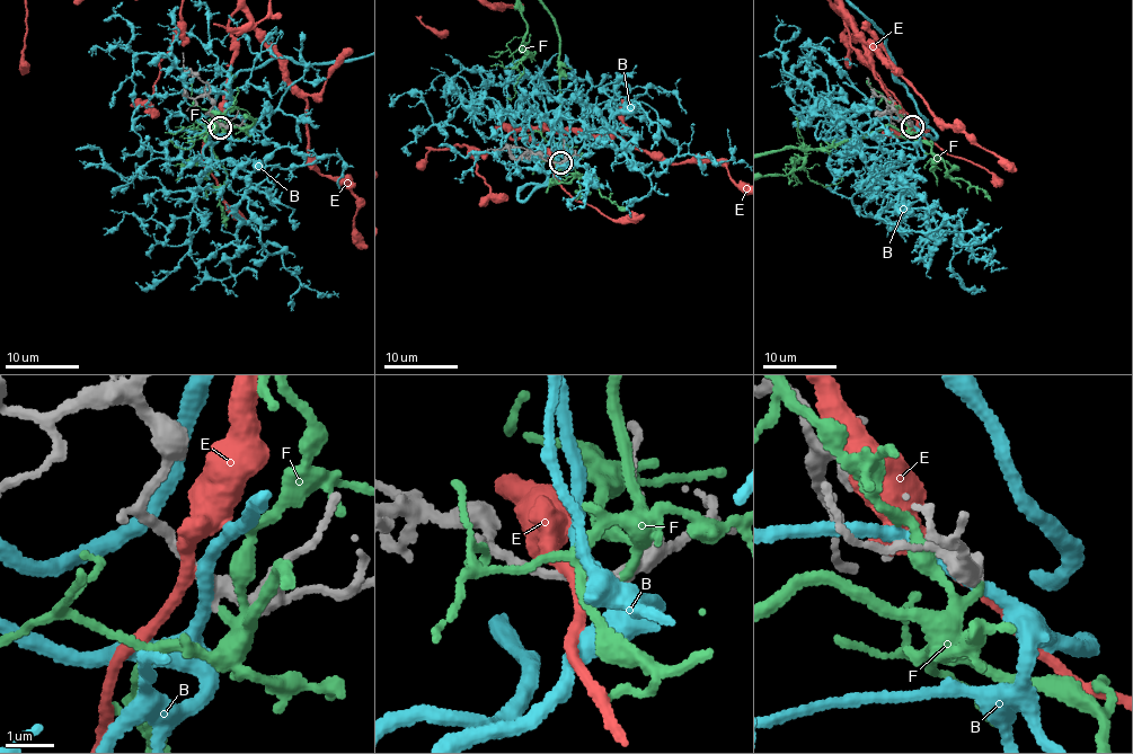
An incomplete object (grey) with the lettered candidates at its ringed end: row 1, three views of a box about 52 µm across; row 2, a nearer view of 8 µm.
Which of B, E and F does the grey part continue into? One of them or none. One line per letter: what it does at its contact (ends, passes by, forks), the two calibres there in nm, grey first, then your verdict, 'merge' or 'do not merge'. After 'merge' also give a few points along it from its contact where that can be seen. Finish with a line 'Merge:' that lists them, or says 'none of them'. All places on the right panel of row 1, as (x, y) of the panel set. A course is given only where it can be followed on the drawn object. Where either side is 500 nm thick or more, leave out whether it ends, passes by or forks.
B: it passes by; 260 nm thick on the grey side, 240 nm on the other; do not merge
E: it passes by; 200 nm thick on the grey side, 320 nm on the other; do not merge
F: it passes by; 280 nm thick on the grey side, 140 nm on the other; merge
Merge: F

